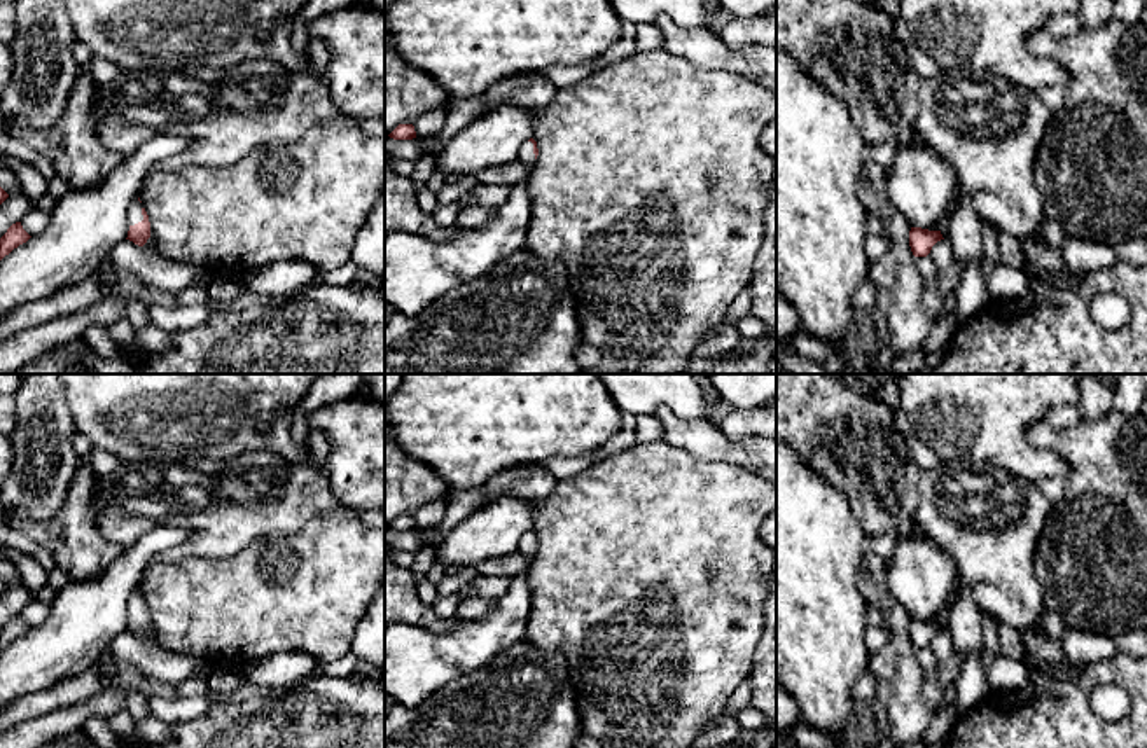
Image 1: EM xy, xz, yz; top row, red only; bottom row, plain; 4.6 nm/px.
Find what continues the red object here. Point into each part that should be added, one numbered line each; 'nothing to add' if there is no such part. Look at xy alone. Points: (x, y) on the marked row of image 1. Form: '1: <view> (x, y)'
1: xy (135, 212)

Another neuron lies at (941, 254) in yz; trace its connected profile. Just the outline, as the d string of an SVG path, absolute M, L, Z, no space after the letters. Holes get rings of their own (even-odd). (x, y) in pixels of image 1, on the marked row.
M946 238L932 246L928 257L932 259L937 269L955 262L951 245Z

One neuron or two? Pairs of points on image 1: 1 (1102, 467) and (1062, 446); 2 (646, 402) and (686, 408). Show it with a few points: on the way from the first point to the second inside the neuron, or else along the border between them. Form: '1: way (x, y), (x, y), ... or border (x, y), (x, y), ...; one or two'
1: way (1091, 457), (1081, 446), (1072, 446); one
2: way (656, 399), (675, 399); one

